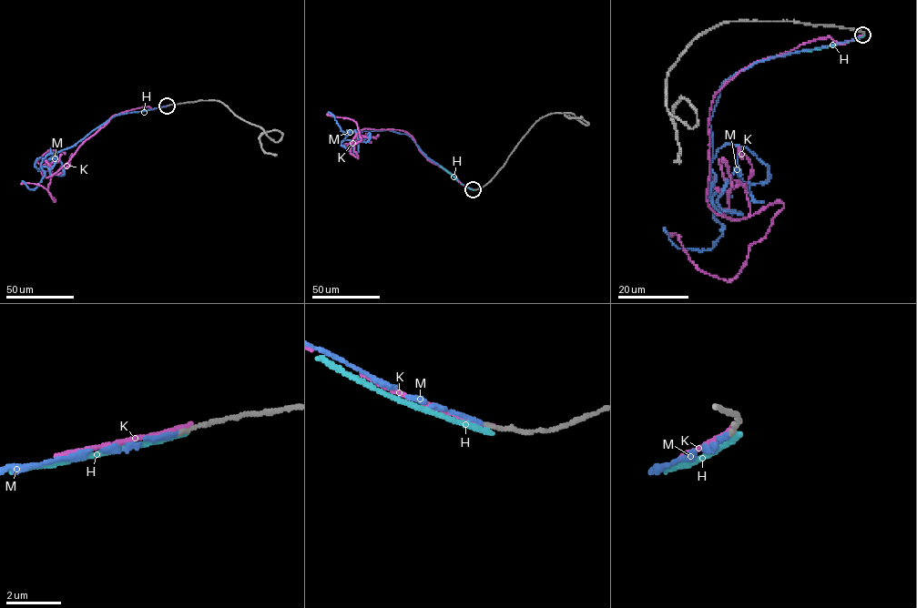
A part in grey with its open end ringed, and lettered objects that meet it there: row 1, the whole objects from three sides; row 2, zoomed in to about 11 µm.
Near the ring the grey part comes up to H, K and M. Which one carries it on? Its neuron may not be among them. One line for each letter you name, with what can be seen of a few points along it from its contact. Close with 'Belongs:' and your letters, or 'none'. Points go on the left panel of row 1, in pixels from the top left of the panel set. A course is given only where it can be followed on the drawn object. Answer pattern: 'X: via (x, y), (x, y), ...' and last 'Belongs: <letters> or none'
M: via (167, 106), (115, 116), (70, 147), (52, 154), (50, 148), (62, 175), (50, 174), (56, 159), (48, 159)
Belongs: M

